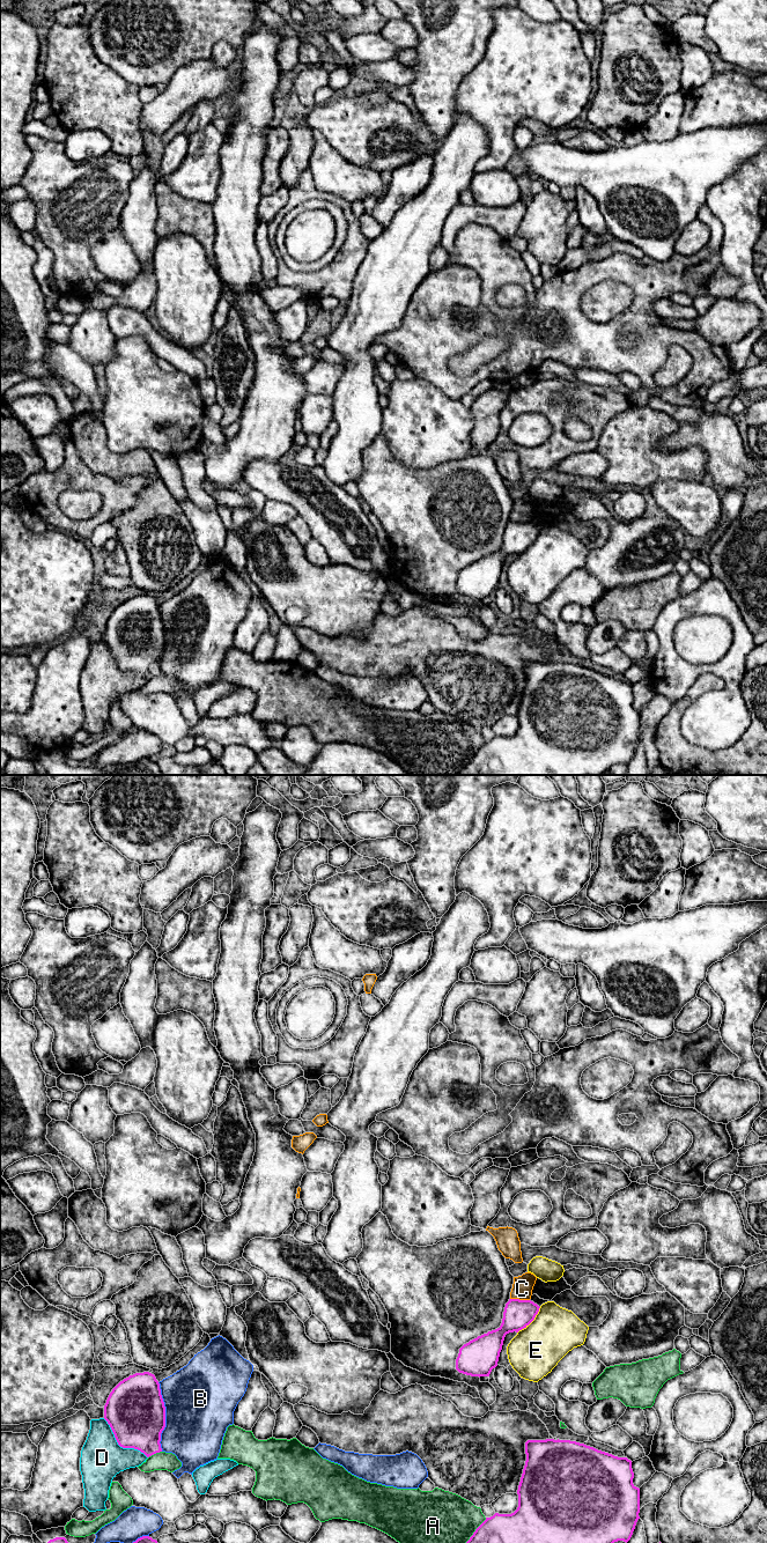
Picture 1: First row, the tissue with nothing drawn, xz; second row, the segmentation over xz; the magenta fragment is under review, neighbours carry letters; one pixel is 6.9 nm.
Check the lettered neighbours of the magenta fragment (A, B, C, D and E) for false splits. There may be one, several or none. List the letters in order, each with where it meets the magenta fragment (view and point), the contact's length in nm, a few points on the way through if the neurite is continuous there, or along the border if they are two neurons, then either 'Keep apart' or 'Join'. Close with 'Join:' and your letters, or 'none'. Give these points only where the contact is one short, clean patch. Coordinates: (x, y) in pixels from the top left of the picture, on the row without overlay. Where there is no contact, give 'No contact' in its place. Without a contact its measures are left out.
A: Touches magenta at xz (154, 676). Shared border 110 nm. Keep apart
B: Touches magenta at xz (164, 640). Shared border 480 nm. Keep apart
C: Touches magenta at xz (518, 522). Shared border 140 nm. Boundary: xz (510, 521), (529, 523). Keep apart
D: Touches magenta at xz (120, 669). Shared border 420 nm. Keep apart
E: Touches magenta at xz (531, 544). Shared border 240 nm. Keep apart
Join: none

